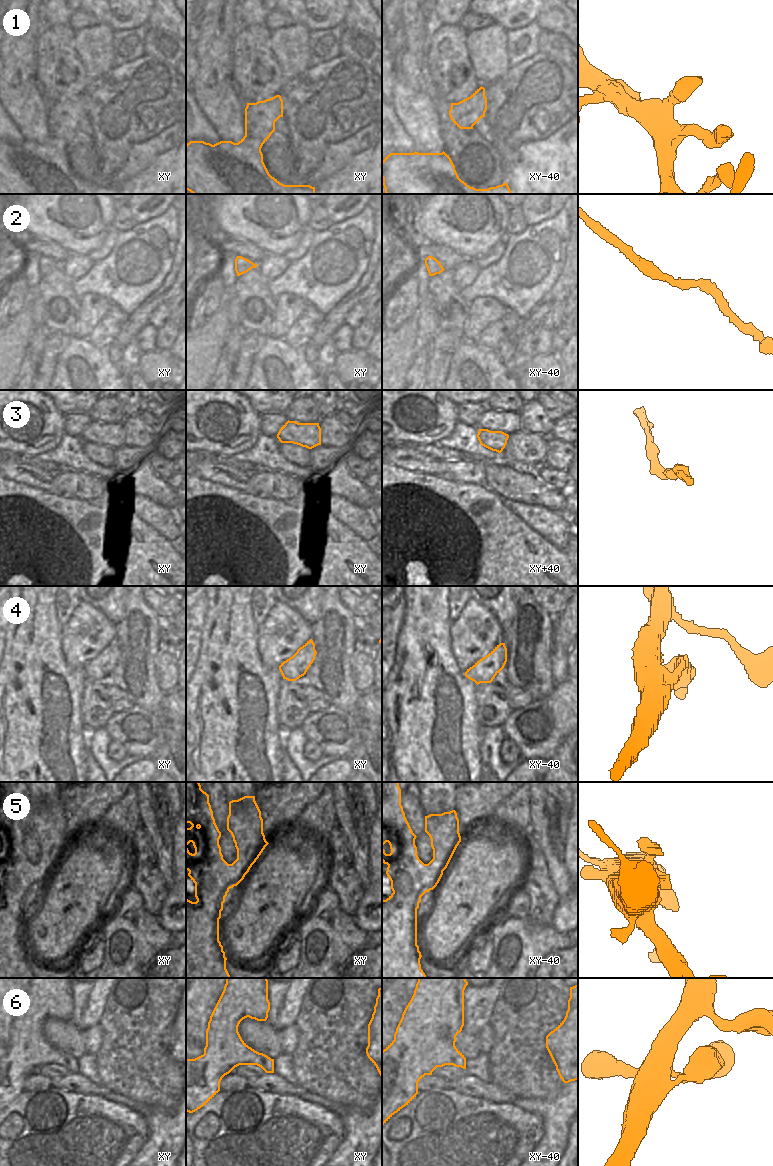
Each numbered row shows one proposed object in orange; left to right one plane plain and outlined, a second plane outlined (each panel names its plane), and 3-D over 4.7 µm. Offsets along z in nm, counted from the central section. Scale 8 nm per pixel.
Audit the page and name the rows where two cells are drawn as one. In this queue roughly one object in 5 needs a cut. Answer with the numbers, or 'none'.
none.

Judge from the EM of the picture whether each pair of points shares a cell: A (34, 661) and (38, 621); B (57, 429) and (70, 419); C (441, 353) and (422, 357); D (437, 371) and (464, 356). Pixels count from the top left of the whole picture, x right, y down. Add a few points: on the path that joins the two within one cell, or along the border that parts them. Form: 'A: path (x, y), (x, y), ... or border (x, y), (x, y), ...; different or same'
A: path (34, 651), (34, 631); same
B: border (62, 415), (62, 425), (65, 432); different
C: border (429, 348), (429, 360), (424, 378); different
D: border (460, 343), (449, 363), (449, 370), (444, 379); different

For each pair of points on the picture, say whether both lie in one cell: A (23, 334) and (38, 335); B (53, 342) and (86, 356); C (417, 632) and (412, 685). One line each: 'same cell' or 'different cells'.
A: different cells
B: different cells
C: same cell

